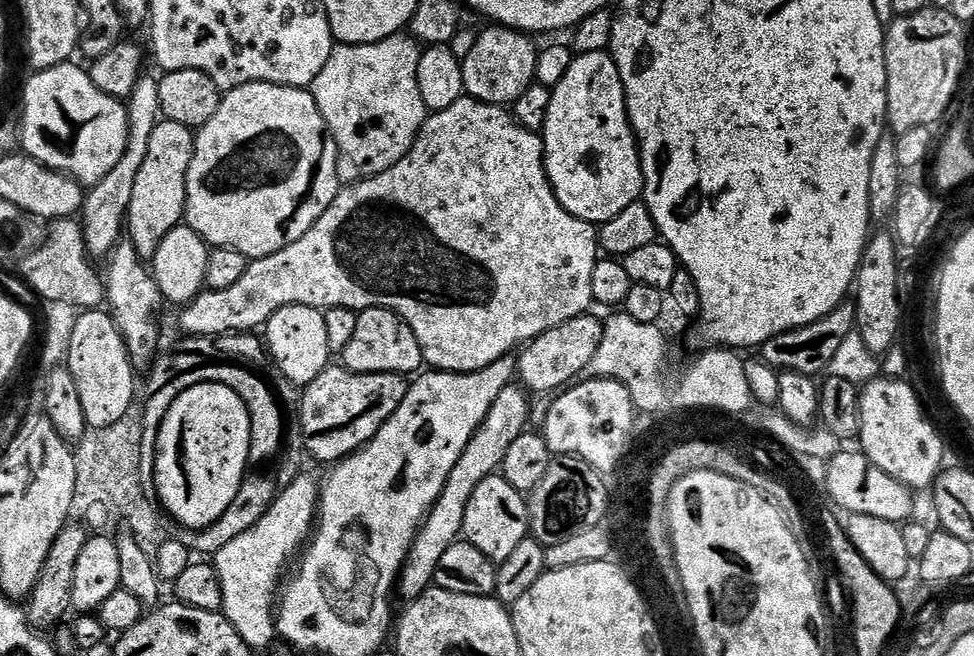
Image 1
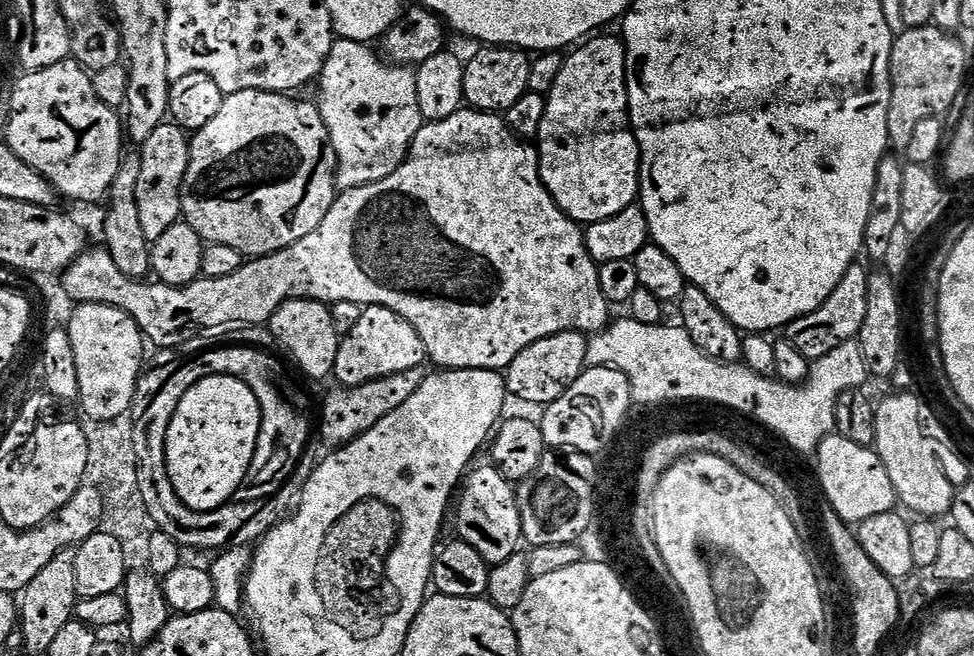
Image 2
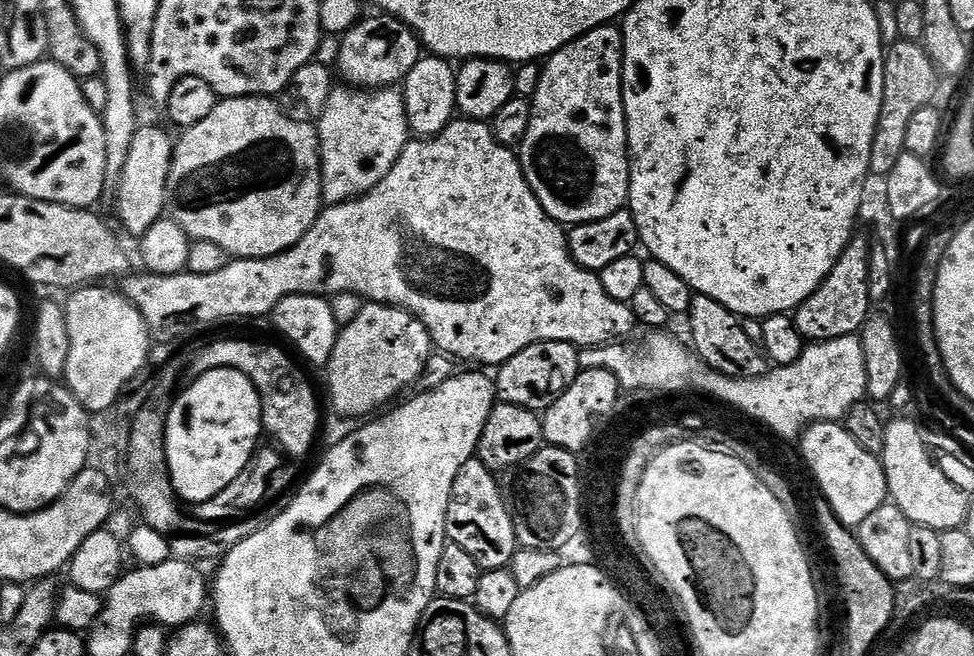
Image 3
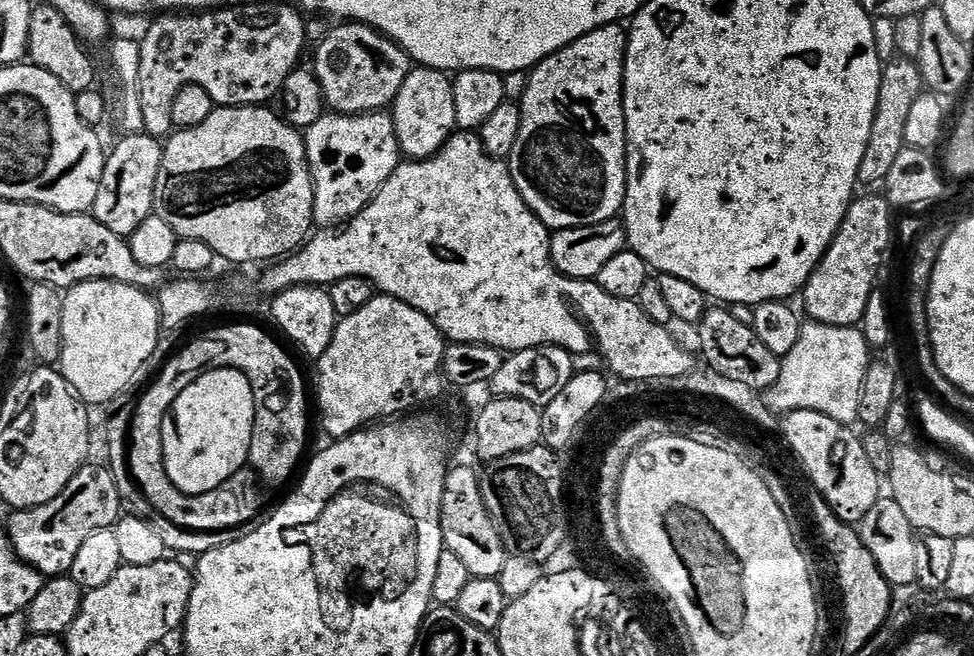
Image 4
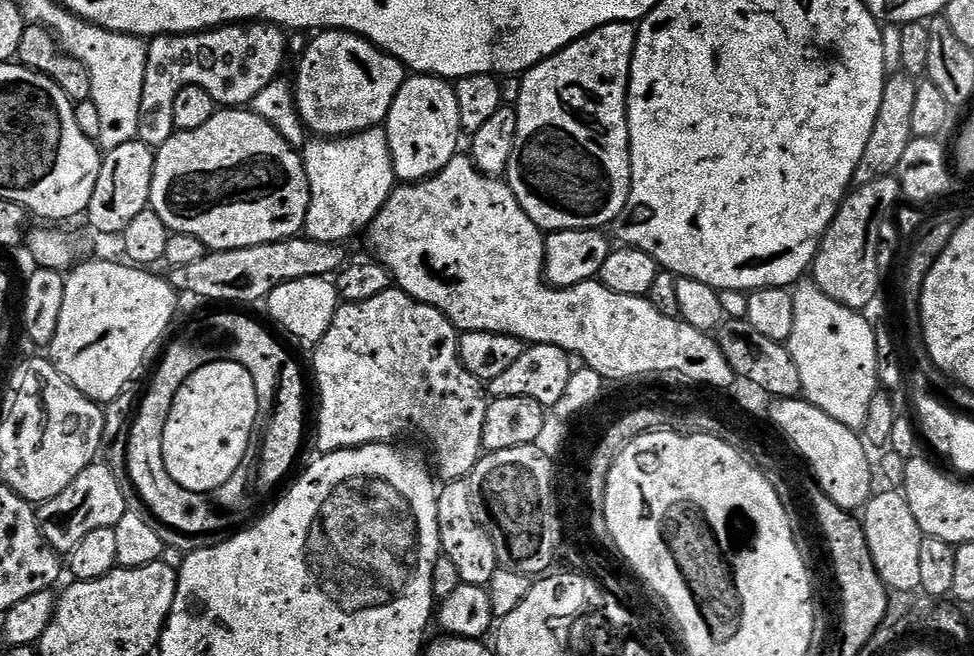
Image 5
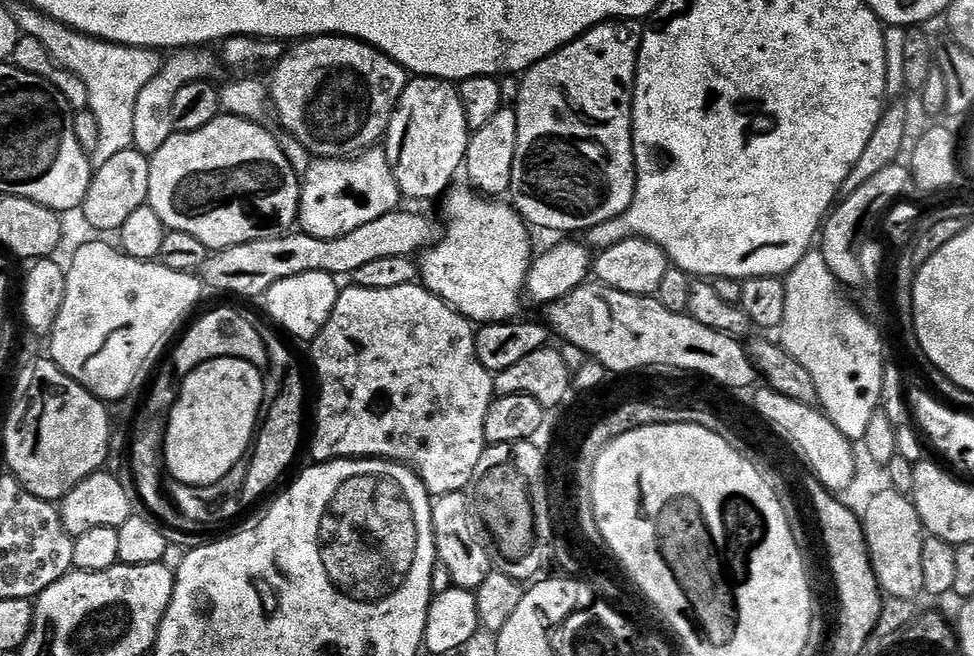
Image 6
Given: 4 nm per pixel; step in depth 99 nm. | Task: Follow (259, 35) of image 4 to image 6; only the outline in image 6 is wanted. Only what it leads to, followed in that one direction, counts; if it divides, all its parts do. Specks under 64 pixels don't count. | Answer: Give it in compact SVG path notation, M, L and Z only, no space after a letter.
M203 47L181 48L173 51L172 56L163 61L160 66L160 73L154 78L150 78L150 82L146 82L142 94L138 94L138 106L134 106L134 142L132 147L137 152L141 152L143 156L152 157L160 148L162 143L162 135L160 136L160 128L168 128L172 119L172 99L174 94L178 94L178 90L182 90L182 86L186 86L191 80L211 81L212 75L218 67L218 60L215 55L212 56L211 51L205 50Z

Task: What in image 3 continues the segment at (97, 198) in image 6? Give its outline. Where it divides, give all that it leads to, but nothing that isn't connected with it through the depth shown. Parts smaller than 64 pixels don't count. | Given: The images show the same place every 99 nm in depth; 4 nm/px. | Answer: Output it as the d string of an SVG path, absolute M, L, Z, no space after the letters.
M137 127L134 142L130 142L130 154L120 175L120 187L115 193L116 204L120 207L120 220L133 238L143 236L150 226L162 219L166 208L166 182L174 155L174 140L160 128Z

